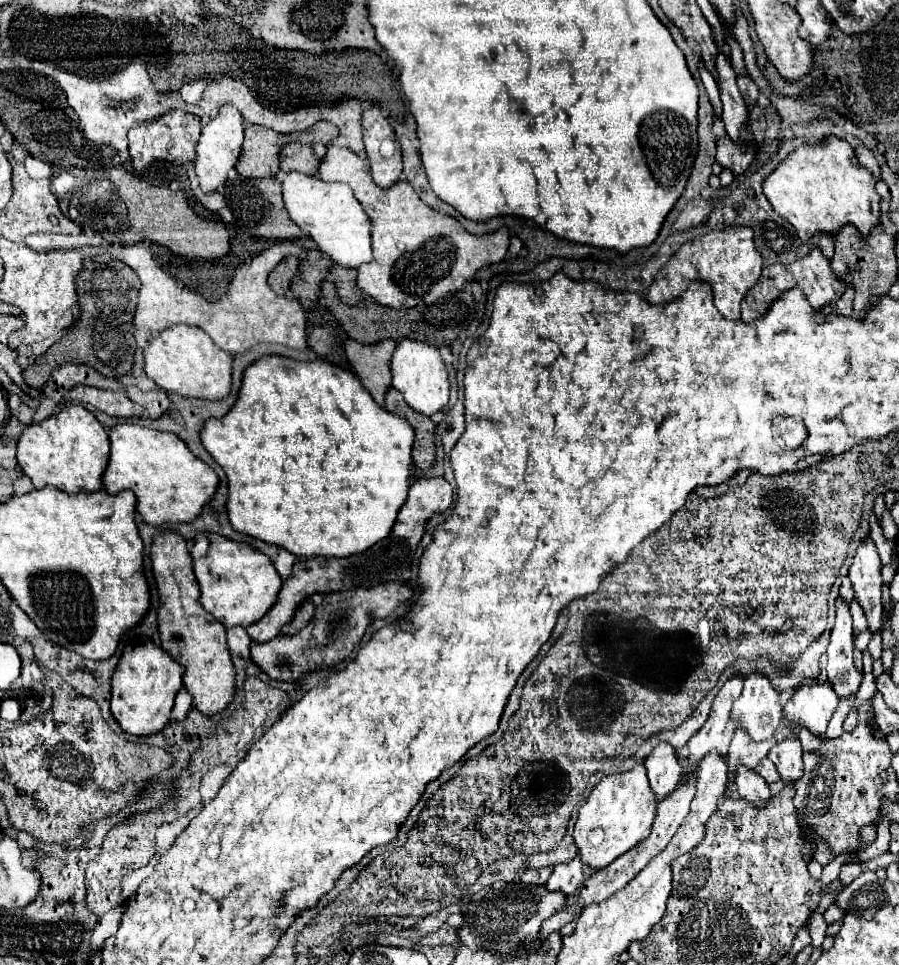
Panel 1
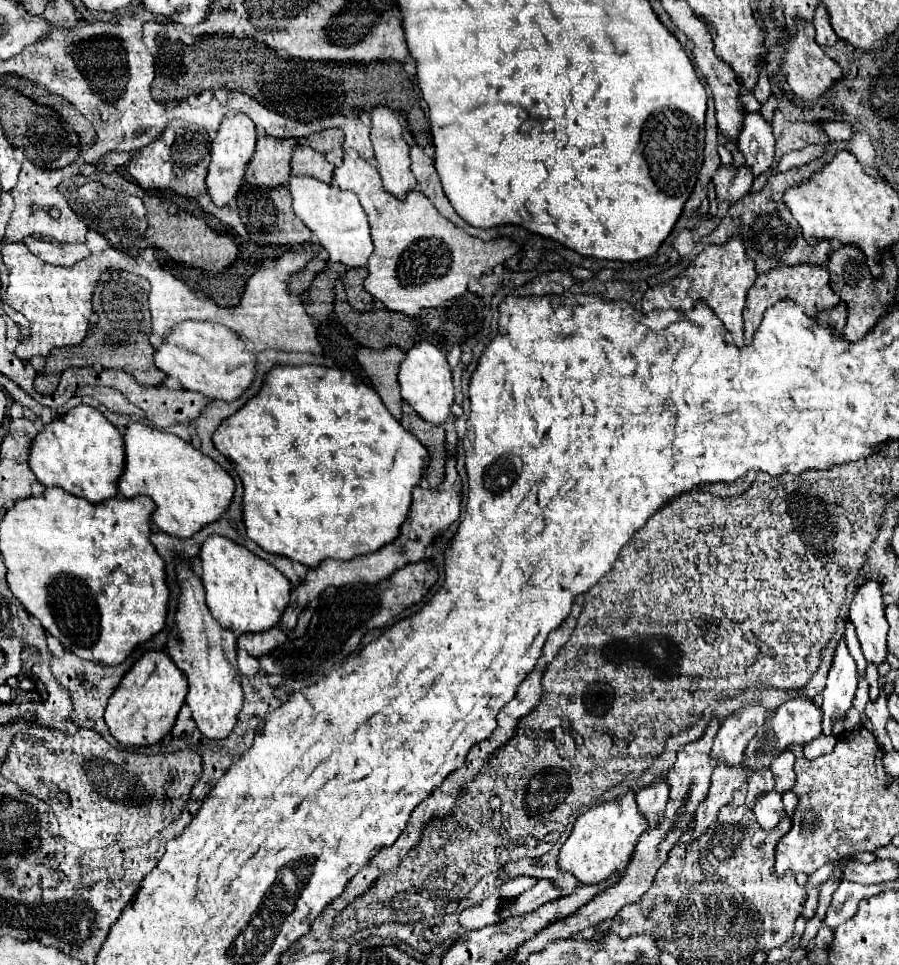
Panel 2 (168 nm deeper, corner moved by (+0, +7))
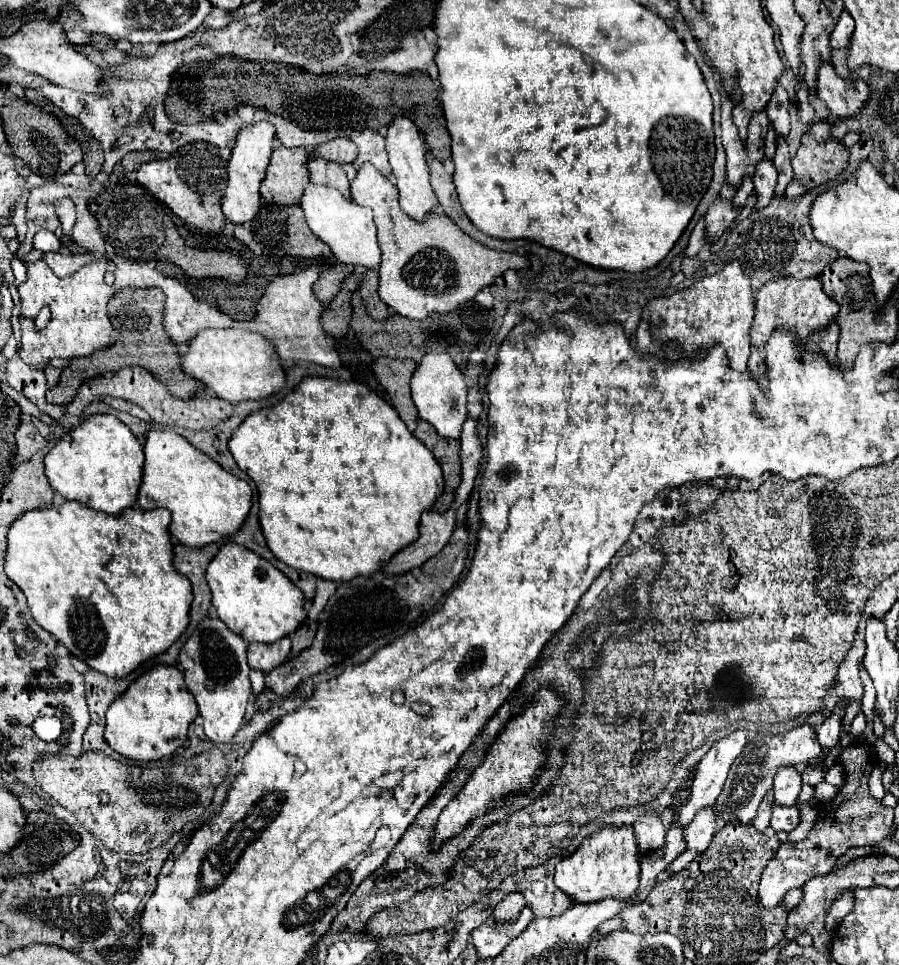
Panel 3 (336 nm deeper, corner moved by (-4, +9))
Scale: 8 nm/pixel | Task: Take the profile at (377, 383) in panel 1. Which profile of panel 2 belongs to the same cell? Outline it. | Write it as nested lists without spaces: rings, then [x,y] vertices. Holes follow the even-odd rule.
[[[396,346],[388,350],[358,350],[358,362],[366,370],[372,386],[380,394],[384,406],[390,414],[400,420],[402,418],[402,398],[400,398],[400,384],[398,384],[398,370],[402,364],[404,352]]]

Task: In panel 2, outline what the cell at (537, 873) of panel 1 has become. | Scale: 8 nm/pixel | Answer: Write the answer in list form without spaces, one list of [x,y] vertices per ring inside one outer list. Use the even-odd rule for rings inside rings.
[[[514,878],[514,880],[508,880],[506,884],[502,884],[502,886],[498,888],[498,898],[500,898],[500,902],[510,900],[510,898],[516,898],[516,896],[520,896],[522,892],[530,890],[534,884],[536,884],[534,878]]]

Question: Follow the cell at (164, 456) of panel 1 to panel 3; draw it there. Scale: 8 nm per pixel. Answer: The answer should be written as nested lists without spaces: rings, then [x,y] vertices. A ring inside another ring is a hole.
[[[150,430],[144,442],[144,470],[136,504],[142,510],[168,508],[172,512],[170,534],[180,544],[200,548],[240,528],[252,506],[252,488],[194,448],[184,436],[172,430]]]

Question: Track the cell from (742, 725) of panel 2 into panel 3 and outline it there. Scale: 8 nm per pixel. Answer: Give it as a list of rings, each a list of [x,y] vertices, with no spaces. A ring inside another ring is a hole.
[[[744,728],[736,730],[736,732],[716,740],[712,744],[712,748],[708,750],[708,754],[700,760],[700,764],[696,766],[696,778],[692,784],[690,800],[688,800],[686,808],[682,808],[682,812],[680,812],[682,826],[688,826],[694,820],[694,816],[698,814],[698,810],[716,804],[716,800],[722,792],[722,786],[728,778],[730,766],[742,752],[746,738],[748,738],[748,730],[744,730]]]

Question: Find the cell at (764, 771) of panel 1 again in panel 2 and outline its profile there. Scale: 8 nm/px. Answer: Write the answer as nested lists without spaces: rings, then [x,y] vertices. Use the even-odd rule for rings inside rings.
[[[770,768],[766,770],[758,770],[750,776],[748,780],[748,794],[746,794],[746,806],[750,810],[754,810],[754,802],[756,802],[756,796],[758,794],[768,794],[774,790],[774,778],[772,778],[772,772]]]

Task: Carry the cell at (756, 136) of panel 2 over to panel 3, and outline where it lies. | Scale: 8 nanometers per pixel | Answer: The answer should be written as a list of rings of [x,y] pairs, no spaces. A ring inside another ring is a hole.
[[[762,158],[756,164],[756,172],[754,172],[754,190],[758,192],[758,204],[756,208],[764,208],[766,204],[770,204],[772,196],[774,196],[774,188],[776,188],[776,180],[778,180],[778,170],[774,166],[772,160]]]

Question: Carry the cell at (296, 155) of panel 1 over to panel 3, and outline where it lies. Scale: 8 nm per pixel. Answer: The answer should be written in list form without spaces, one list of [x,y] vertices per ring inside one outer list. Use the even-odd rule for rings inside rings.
[[[310,158],[306,166],[308,166],[308,172],[310,172],[310,182],[332,186],[332,188],[340,190],[342,196],[350,198],[350,188],[348,188],[350,182],[348,182],[340,164],[324,160],[324,158]]]

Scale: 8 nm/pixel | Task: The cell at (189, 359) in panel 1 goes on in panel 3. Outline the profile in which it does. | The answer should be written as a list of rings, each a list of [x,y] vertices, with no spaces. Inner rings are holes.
[[[236,328],[200,330],[188,342],[188,352],[182,354],[182,370],[230,404],[266,398],[284,386],[284,368],[274,346],[264,336]]]

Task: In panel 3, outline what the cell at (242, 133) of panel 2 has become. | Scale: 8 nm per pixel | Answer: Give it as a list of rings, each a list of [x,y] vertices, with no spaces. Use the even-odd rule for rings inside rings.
[[[256,122],[250,126],[244,126],[236,132],[236,142],[228,160],[228,186],[222,194],[222,212],[224,216],[234,224],[244,224],[252,220],[260,206],[260,182],[266,172],[266,164],[272,152],[272,138],[274,138],[274,126],[268,122]]]

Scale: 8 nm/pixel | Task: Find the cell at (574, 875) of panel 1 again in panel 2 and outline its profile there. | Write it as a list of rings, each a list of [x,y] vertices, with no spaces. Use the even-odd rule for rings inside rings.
[[[538,880],[538,884],[534,888],[530,888],[528,892],[520,894],[518,900],[514,904],[510,904],[510,908],[502,908],[498,912],[498,922],[504,922],[506,918],[512,918],[512,916],[532,914],[536,908],[540,908],[546,902],[552,902],[554,898],[558,898],[556,886],[550,888],[550,880]]]

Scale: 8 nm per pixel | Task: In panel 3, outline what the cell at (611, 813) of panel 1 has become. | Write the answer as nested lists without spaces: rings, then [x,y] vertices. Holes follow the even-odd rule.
[[[602,826],[598,832],[586,836],[570,856],[562,858],[554,868],[554,884],[578,902],[598,902],[604,898],[630,898],[640,882],[640,852],[634,826]]]

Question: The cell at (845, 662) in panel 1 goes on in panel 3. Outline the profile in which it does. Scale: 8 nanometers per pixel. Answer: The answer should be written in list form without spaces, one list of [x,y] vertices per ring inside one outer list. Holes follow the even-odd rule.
[[[840,700],[838,706],[834,708],[834,712],[830,712],[830,716],[828,716],[828,718],[820,724],[820,728],[816,730],[818,742],[820,742],[820,746],[824,748],[820,760],[826,758],[826,756],[830,754],[830,750],[832,750],[832,748],[836,746],[836,742],[838,742],[840,722],[842,722],[842,718],[844,718],[844,710],[846,710],[846,704],[842,704],[842,700]]]

